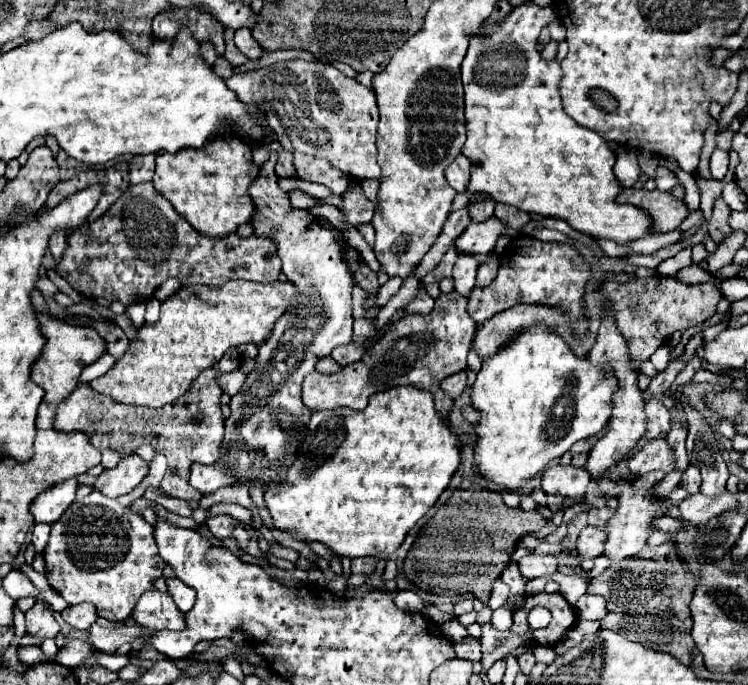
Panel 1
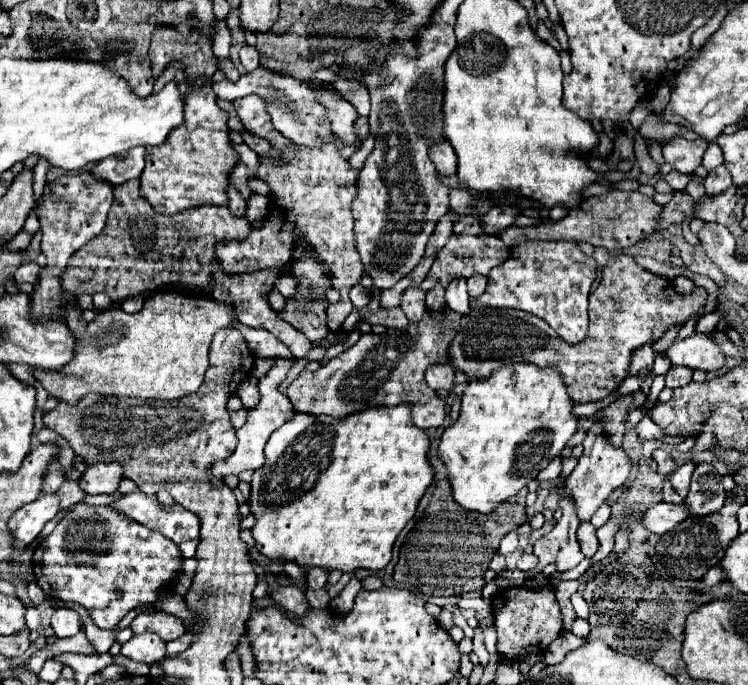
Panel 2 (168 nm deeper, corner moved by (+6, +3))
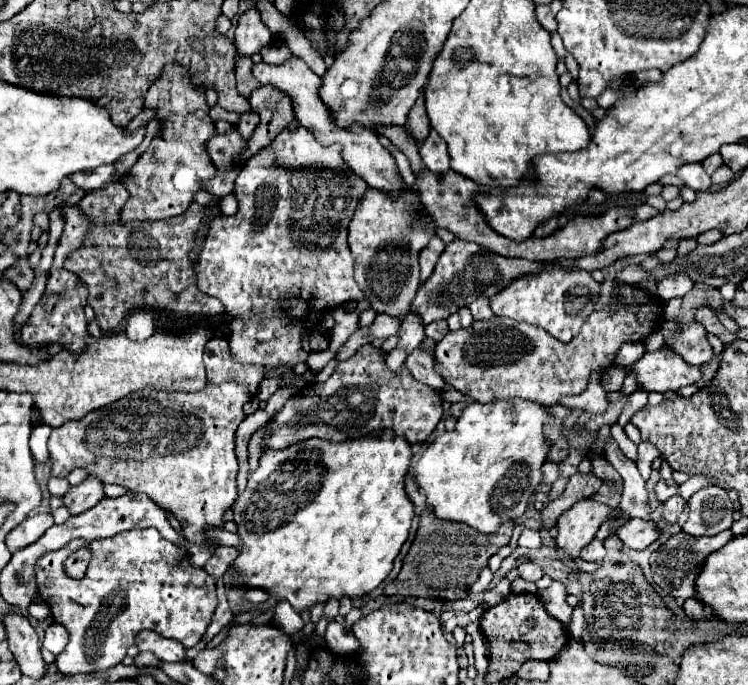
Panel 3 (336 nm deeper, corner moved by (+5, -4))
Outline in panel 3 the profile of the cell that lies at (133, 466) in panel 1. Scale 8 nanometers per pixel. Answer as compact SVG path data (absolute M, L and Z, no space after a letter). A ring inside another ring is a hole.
M88 477L84 483L70 487L70 491L64 495L64 507L68 507L70 515L80 515L82 511L88 511L94 507L102 497L102 483L94 477Z

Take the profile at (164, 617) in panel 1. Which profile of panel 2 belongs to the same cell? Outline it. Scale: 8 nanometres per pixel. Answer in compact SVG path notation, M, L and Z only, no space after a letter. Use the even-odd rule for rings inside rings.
M157 610L157 612L141 612L141 614L137 614L137 618L131 622L131 630L135 634L155 632L165 642L169 642L169 640L175 640L175 638L185 634L185 624L183 624L181 618Z

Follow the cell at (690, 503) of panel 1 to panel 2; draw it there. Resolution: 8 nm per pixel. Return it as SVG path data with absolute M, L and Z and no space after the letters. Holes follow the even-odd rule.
M659 502L645 512L643 524L647 526L647 530L655 534L665 534L673 530L677 524L681 524L681 520L687 520L687 518L689 518L689 510L685 508L685 504Z

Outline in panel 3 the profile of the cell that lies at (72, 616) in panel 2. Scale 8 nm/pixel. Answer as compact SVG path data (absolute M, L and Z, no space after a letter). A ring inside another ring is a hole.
M52 623L48 629L46 629L46 637L44 637L44 649L48 649L50 653L58 655L64 651L68 643L68 631L64 627L60 627L58 623Z

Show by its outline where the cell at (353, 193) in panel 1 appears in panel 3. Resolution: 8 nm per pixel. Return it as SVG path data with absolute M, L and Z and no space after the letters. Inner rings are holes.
M304 127L284 129L274 143L242 165L234 189L238 213L230 217L220 215L210 223L210 235L194 265L198 289L220 299L224 305L230 321L226 339L236 361L262 367L294 367L304 363L308 351L302 349L302 339L324 313L348 301L364 299L364 293L354 281L348 249L348 225L366 191L354 189L356 181L360 183L342 159L342 147L320 145Z

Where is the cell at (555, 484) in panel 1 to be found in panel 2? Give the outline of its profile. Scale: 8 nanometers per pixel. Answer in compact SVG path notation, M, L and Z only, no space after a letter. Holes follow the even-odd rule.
M563 458L563 472L561 472L561 480L557 486L559 492L559 506L563 510L561 520L553 526L553 530L545 536L541 536L535 544L533 544L533 552L539 558L539 572L547 566L547 564L557 564L557 570L569 570L575 568L585 556L579 550L575 532L579 526L577 514L573 512L573 500L569 500L569 496L565 496L565 480L569 476L569 472L575 468L577 460L575 458Z

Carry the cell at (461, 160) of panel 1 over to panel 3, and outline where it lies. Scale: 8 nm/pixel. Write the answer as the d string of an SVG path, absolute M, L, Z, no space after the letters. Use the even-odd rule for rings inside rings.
M430 129L426 139L420 143L418 151L420 151L424 165L430 171L448 171L450 169L450 157L448 157L446 143L434 129Z

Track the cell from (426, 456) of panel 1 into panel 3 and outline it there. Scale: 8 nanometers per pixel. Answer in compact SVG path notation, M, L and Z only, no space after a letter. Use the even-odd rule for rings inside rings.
M386 431L382 437L378 439L356 439L356 441L344 441L344 443L330 443L330 441L322 441L322 439L308 439L302 443L296 443L288 449L282 451L266 451L260 457L260 465L258 469L248 477L248 485L244 489L242 495L238 495L238 499L234 501L232 513L234 513L234 523L238 525L238 537L242 539L242 547L238 557L232 563L232 571L234 571L234 579L230 581L232 587L246 587L246 589L264 589L266 593L270 593L276 601L288 601L296 613L302 613L306 609L310 609L316 603L326 603L328 599L342 599L342 597L364 597L370 591L374 591L392 571L392 563L396 559L396 555L400 553L404 541L408 539L408 531L412 525L412 517L414 517L414 505L410 503L410 499L406 497L404 491L404 475L408 471L408 463L412 457L412 449L410 443L406 443L404 439L396 439L392 431Z

